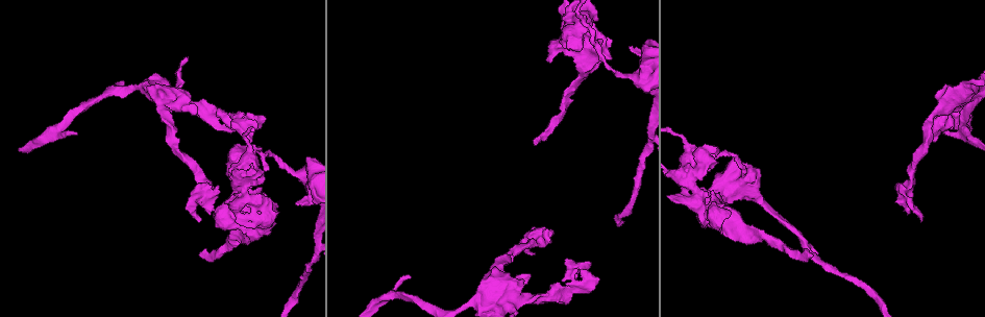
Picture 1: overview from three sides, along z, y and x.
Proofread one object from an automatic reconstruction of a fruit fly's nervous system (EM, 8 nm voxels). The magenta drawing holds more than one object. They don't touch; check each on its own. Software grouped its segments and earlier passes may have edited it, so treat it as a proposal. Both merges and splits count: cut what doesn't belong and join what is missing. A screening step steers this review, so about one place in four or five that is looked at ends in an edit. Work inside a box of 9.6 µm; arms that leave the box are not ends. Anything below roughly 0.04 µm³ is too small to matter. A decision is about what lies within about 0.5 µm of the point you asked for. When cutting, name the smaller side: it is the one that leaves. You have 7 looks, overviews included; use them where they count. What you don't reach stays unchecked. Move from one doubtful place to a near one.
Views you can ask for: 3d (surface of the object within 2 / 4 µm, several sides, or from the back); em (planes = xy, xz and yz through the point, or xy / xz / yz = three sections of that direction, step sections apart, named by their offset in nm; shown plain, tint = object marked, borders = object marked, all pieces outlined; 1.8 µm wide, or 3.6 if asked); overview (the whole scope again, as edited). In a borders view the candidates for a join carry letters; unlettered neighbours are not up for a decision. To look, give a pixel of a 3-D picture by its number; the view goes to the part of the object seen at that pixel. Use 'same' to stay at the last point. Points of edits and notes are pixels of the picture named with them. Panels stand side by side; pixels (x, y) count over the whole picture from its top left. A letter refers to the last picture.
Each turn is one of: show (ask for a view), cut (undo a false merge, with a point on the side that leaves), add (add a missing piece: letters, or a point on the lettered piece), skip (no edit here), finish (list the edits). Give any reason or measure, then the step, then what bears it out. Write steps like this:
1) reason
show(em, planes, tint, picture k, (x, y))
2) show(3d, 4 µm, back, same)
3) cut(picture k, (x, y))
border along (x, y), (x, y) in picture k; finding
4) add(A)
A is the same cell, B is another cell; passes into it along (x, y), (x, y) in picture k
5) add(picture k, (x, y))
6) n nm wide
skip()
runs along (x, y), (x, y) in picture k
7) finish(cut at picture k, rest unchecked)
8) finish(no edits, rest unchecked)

free end
show(em, planes, borders, picture 1, (725, 216))

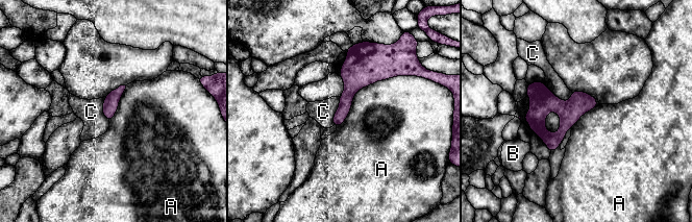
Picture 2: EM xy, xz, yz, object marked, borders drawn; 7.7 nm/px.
A touches over 700 nm
skip()
A, B and C are other cells; border along (406, 75), (361, 88), (337, 127) in picture 2; no lettered piece goes on from it

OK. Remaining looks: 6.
show(em, xy, step 8, borders, picture 1, (535, 138))

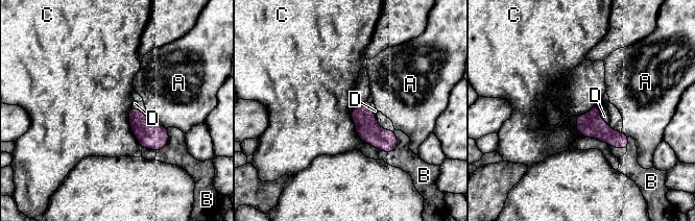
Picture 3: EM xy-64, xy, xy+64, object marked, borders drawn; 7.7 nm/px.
add(D)
D is the same cell, A, B and C are other cells; passes into it along (591, 125), (599, 117), (604, 116) in picture 3; the cell continues

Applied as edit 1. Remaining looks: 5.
two arms at a narrow angle
show(3d, 4 µm, picture 1, (156, 94))

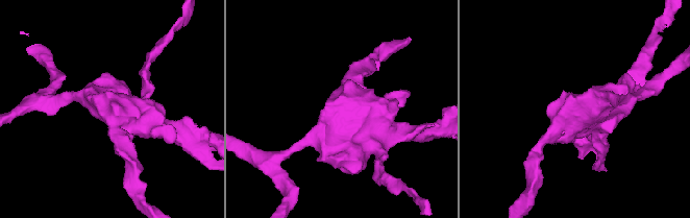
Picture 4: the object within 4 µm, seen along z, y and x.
now the EM
show(em, 3.6 µm, planes, tint, picture 4, (107, 109))

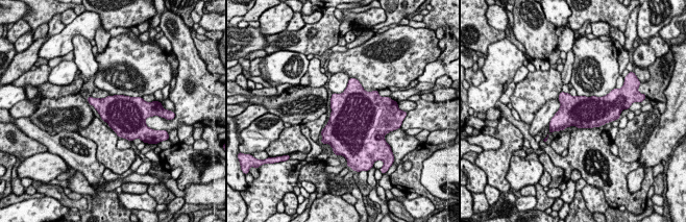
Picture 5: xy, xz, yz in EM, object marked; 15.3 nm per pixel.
show(em, 3.6 µm, planes, borders, same)

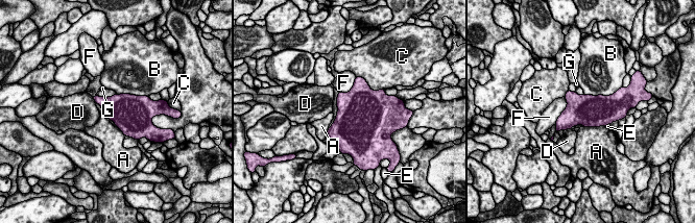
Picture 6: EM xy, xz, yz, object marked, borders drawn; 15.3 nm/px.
skip()
A, B, C, D, E, F and G are other cells; border along (604, 125), (584, 127) in picture 6; one cell here

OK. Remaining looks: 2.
finish(add at picture 3, rest unchecked)

